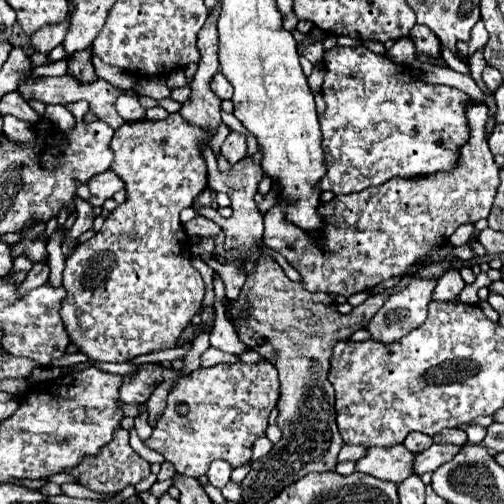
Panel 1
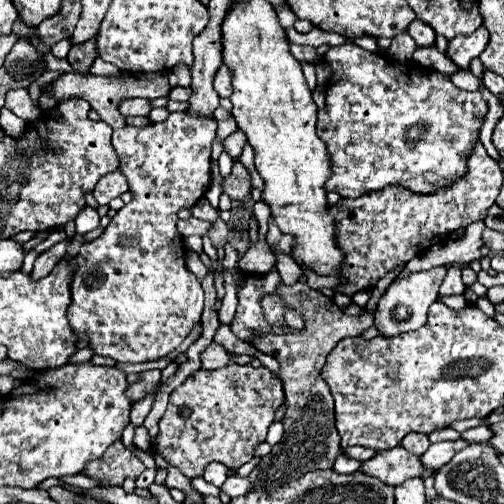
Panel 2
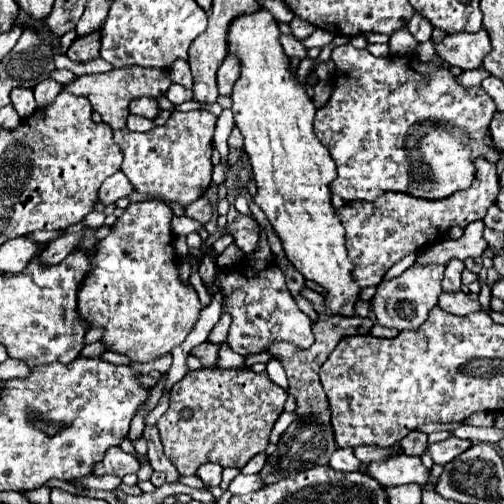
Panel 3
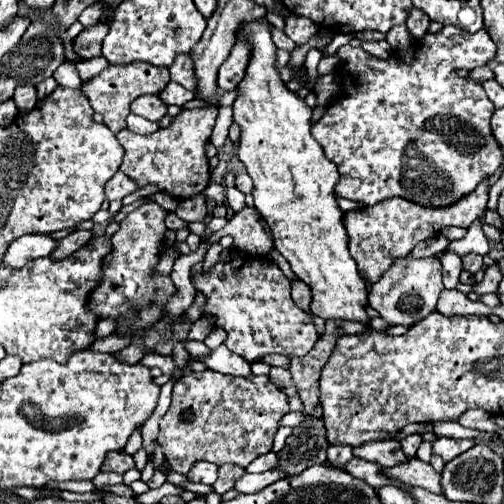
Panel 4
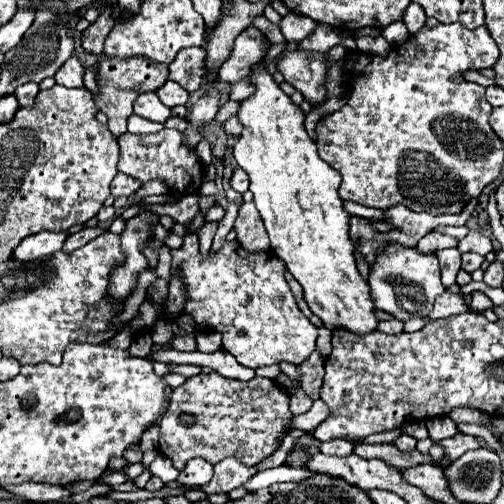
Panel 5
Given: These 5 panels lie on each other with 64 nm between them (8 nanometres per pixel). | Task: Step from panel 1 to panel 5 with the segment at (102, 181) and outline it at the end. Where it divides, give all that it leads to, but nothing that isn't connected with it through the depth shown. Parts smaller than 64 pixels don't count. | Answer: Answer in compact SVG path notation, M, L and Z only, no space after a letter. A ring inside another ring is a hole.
M118 172L118 176L112 180L112 184L110 184L110 194L114 196L114 198L120 198L120 196L132 196L138 188L142 186L142 182L138 182L138 180L134 180L134 178L130 178L130 176L126 176L126 174L122 174L122 172Z

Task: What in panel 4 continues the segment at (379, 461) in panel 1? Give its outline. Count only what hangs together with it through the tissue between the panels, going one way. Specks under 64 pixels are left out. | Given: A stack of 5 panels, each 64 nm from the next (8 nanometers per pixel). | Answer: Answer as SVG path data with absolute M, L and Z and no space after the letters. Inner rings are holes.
M410 458L402 464L382 468L382 472L384 472L384 476L388 476L388 480L398 480L408 486L420 486L420 488L426 488L428 492L442 494L440 474L434 472L434 468L426 462L422 462L420 458Z

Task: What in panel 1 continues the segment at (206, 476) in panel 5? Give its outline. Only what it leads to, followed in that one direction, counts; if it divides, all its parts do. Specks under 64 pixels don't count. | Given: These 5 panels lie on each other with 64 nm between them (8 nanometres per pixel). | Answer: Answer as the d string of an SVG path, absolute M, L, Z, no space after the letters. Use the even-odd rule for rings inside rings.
M214 460L210 464L210 470L206 472L210 484L216 488L224 488L230 482L230 474L232 474L232 466L224 460Z

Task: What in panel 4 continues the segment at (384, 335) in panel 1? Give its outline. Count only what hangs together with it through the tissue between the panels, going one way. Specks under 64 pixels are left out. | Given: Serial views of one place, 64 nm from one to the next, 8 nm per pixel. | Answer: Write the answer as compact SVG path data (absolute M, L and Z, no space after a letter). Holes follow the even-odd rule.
M406 256L406 258L398 258L394 266L376 284L372 284L368 304L374 310L378 310L380 318L386 320L388 324L410 326L424 320L436 308L436 302L442 290L444 290L442 268L438 260L434 258L412 260Z

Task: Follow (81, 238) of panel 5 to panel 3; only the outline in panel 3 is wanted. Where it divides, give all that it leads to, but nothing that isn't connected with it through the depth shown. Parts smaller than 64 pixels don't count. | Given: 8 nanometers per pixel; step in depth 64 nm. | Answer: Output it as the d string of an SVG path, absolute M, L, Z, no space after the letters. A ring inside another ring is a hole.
M78 232L78 234L64 234L64 236L52 240L52 242L48 244L48 248L40 254L42 264L44 264L44 266L52 266L52 264L62 262L62 260L78 246L80 238L82 238L82 232Z

